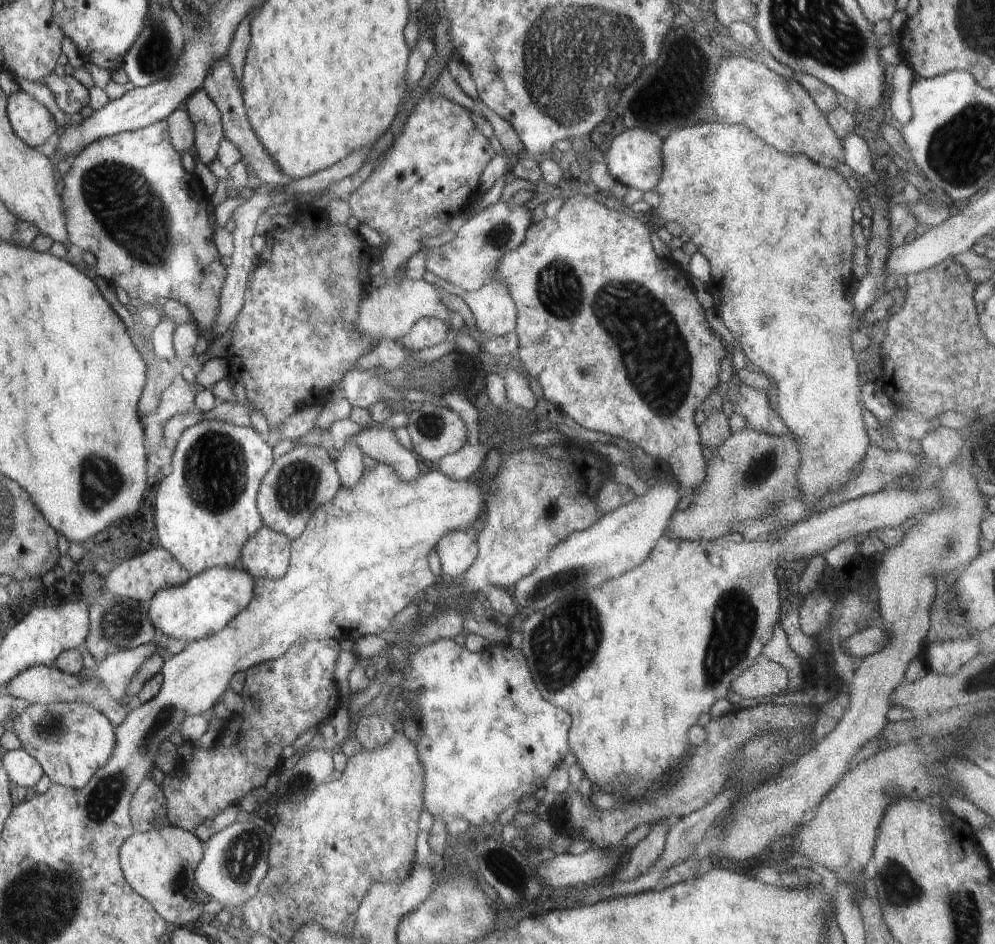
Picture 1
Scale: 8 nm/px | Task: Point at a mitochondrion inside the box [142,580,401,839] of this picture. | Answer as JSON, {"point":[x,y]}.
{"point":[299,782]}

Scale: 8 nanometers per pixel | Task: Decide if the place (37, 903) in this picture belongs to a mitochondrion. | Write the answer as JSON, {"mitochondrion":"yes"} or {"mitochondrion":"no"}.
{"mitochondrion":"yes"}

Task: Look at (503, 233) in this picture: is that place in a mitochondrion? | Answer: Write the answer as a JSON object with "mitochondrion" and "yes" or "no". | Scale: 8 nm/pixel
{"mitochondrion":"yes"}

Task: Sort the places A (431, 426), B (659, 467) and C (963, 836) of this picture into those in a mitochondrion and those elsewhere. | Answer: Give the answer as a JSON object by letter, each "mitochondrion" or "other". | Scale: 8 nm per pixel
{"A":"mitochondrion","B":"other","C":"other"}

